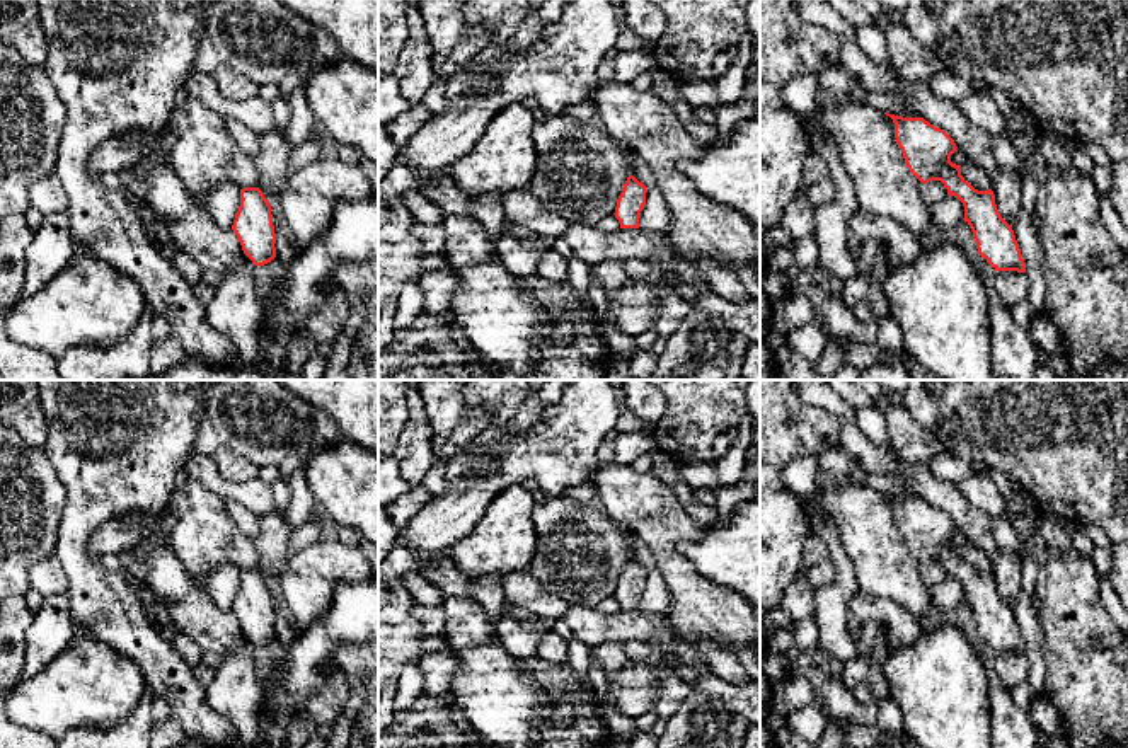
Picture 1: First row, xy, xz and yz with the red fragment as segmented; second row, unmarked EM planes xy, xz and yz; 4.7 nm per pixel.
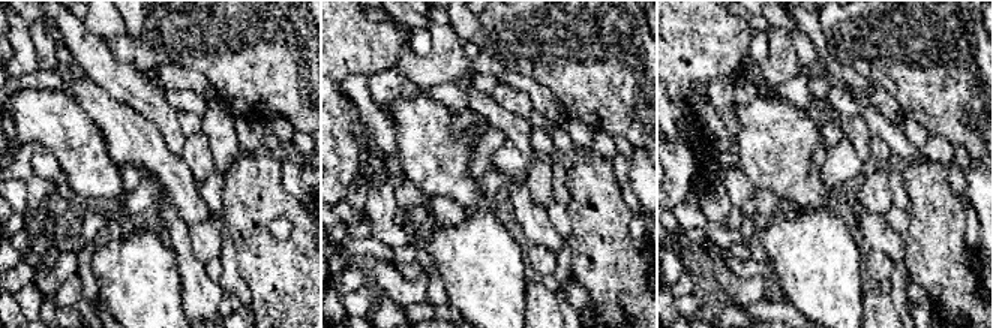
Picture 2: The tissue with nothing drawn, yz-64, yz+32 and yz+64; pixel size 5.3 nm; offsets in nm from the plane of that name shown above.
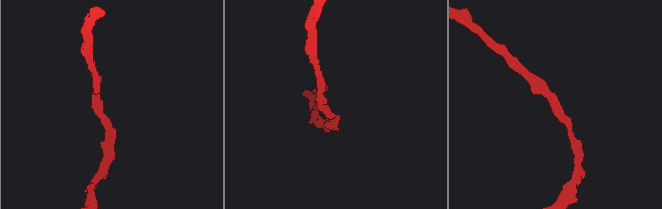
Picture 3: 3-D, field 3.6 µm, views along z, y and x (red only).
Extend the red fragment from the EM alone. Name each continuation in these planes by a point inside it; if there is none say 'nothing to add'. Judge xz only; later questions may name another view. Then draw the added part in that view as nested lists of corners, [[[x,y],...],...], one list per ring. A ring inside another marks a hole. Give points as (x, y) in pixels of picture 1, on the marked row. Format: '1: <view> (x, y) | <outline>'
nothing to add

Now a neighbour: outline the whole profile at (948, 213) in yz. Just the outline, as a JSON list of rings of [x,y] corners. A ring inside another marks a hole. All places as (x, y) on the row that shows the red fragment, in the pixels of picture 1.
[[[946,194],[942,201],[937,201],[932,206],[934,232],[941,232],[944,235],[961,222],[964,222],[964,206],[956,196]]]

